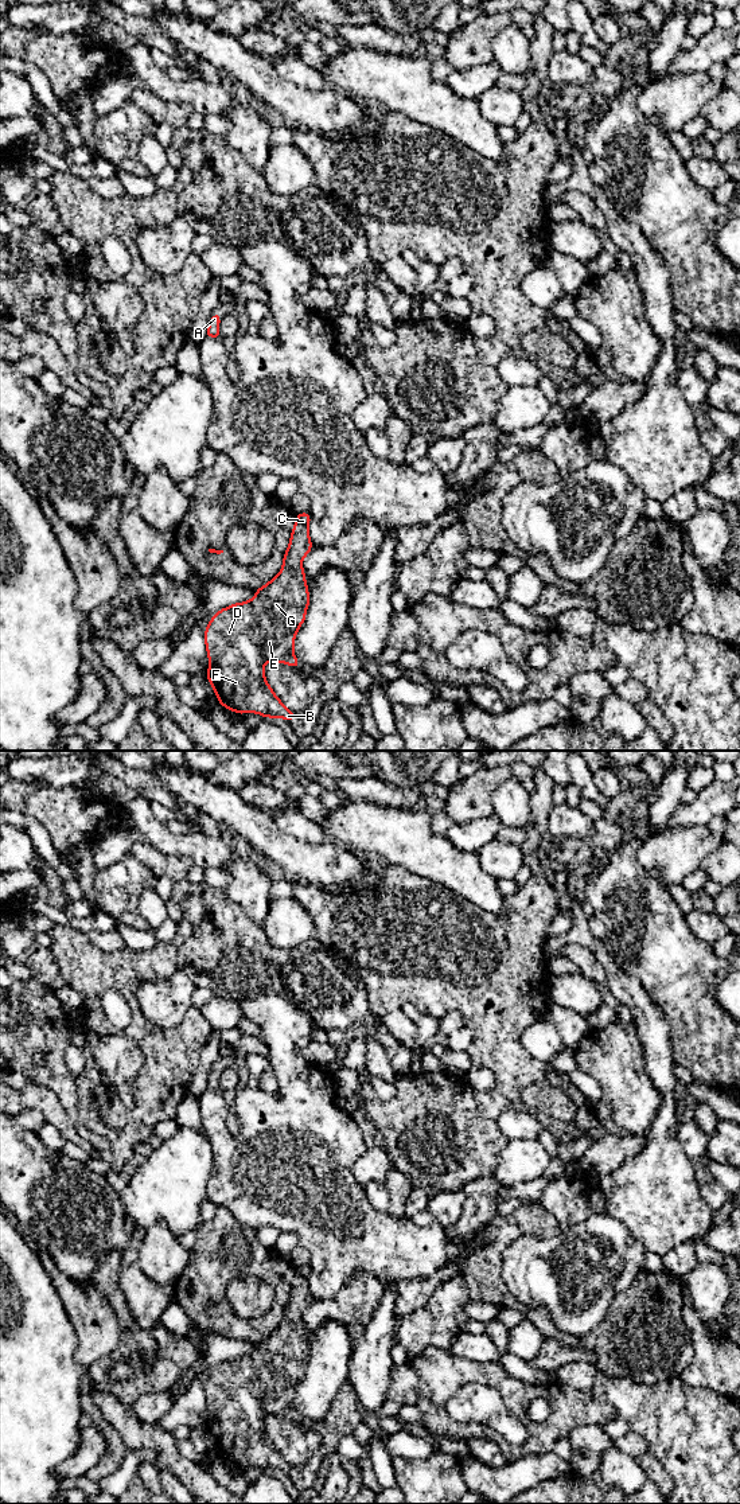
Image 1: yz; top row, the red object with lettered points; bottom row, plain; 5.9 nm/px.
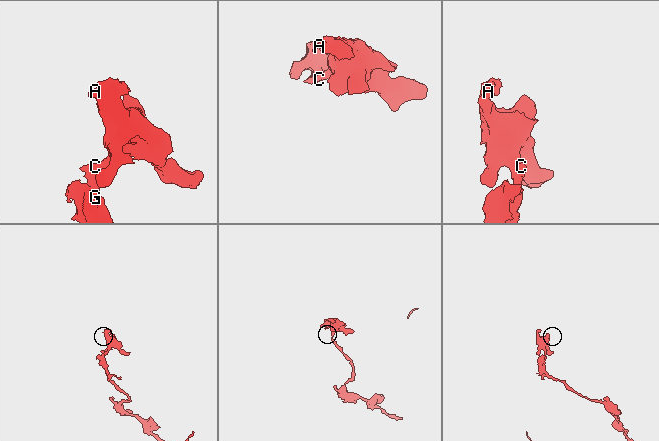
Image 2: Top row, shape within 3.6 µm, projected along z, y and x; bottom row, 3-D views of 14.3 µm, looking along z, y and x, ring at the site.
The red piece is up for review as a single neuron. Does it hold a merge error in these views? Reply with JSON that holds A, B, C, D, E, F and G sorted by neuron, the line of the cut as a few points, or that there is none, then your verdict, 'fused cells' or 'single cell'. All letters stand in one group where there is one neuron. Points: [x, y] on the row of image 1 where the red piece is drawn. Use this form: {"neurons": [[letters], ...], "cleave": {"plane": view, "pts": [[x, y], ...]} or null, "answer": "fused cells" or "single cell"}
{"neurons": [["A", "B", "C", "D", "E", "F", "G"]], "cleave": null, "answer": "single cell"}

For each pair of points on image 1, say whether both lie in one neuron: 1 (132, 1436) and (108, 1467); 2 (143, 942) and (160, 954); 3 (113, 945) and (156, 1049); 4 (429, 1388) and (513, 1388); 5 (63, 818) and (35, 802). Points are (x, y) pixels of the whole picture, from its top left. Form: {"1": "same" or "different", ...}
{"1": "different", "2": "different", "3": "different", "4": "same", "5": "same"}

